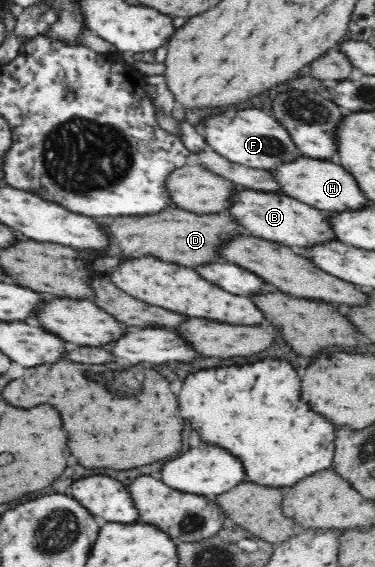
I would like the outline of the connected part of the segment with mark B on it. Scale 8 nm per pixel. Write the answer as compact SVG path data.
M237 189L236 198L232 208L227 211L238 218L244 228L250 232L266 238L266 240L276 240L286 246L302 246L302 248L312 248L312 246L322 246L326 242L336 242L338 236L334 232L334 226L326 214L314 206L310 206L296 198L288 198L282 194L270 194L269 192L256 192L248 189Z

